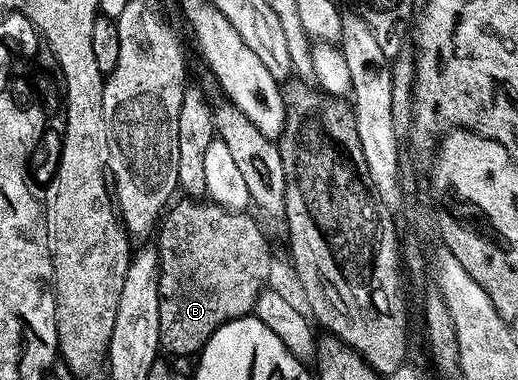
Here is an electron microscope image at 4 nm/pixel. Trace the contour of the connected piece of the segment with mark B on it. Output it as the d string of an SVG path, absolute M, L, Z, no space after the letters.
M188 197L180 198L162 216L157 229L159 346L166 354L194 356L217 329L254 312L255 302L268 286L269 258L264 230L249 216Z

